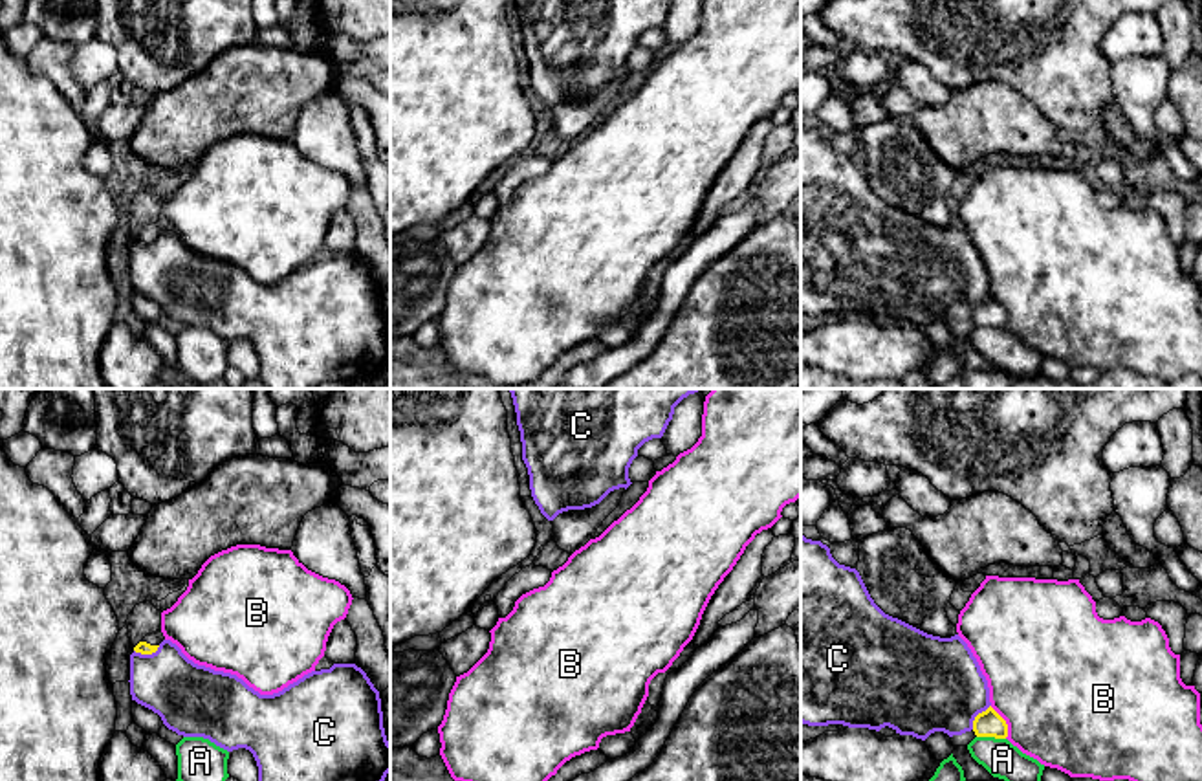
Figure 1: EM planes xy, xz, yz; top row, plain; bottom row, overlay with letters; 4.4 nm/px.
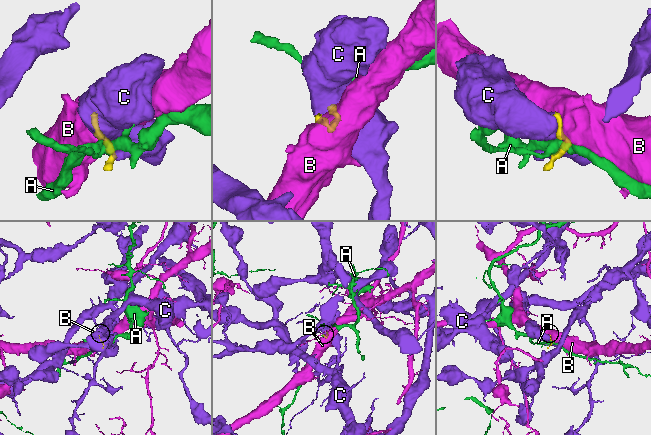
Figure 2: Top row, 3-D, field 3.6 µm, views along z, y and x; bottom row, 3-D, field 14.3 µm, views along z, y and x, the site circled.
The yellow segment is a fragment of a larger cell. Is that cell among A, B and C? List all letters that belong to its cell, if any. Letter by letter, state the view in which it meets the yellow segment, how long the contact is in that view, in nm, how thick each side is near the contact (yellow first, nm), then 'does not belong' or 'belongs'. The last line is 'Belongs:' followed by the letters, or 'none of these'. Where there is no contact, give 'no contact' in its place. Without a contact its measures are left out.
A: yz | 130 nm | 120/160 nm | does not belong
B: yz | 160 nm | 120/480 nm | does not belong
C: xy | 120 nm | 60/300 nm | does not belong
Belongs: none of these

